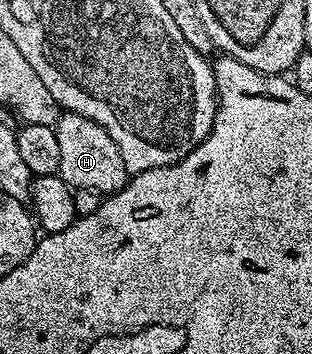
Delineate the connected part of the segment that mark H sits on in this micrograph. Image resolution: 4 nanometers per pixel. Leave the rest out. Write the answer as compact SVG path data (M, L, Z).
M64 112L53 128L57 135L57 147L61 147L58 176L72 190L88 189L91 193L110 195L127 186L129 174L125 159L121 159L121 151L117 143L113 143L109 131L105 131L105 127L80 113Z

